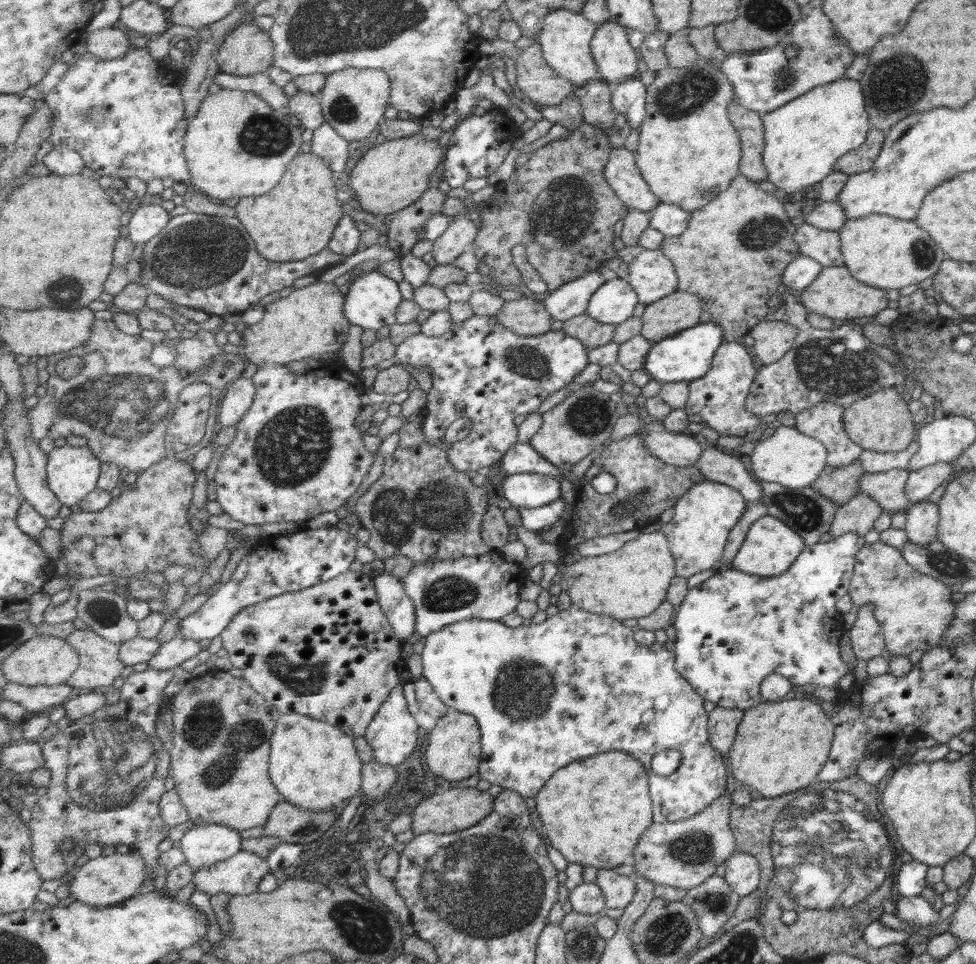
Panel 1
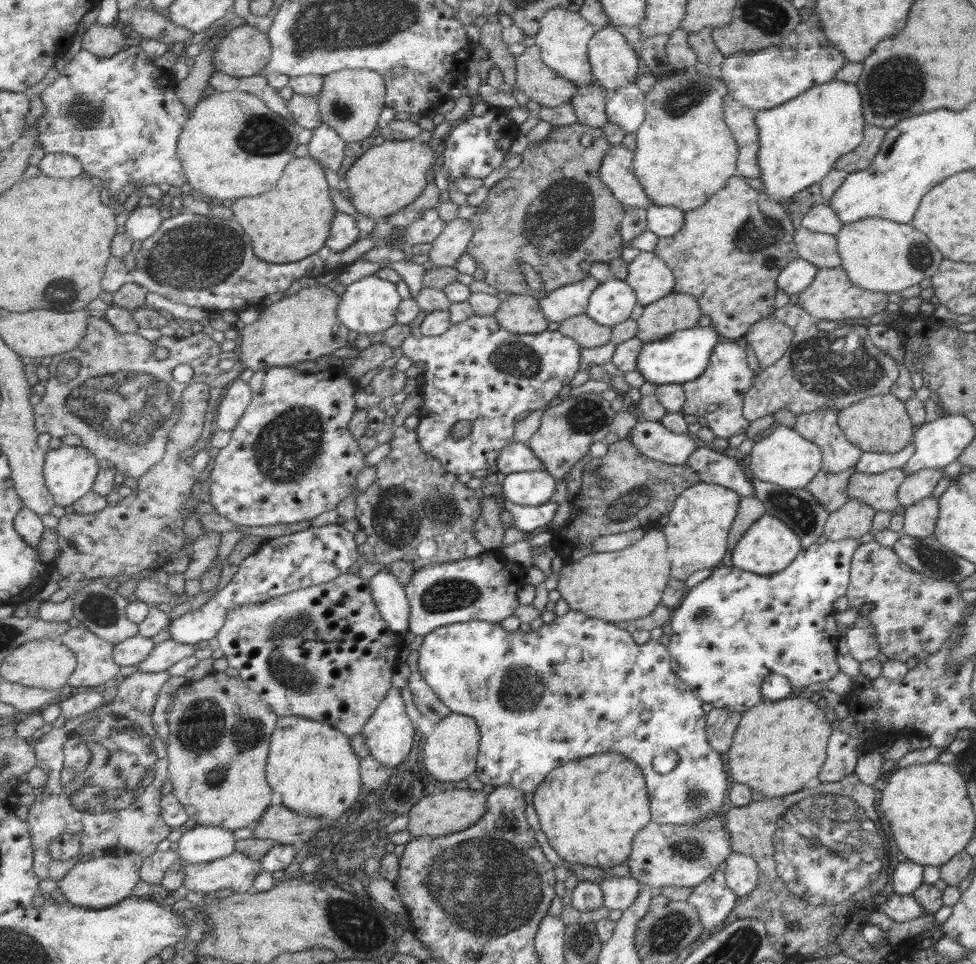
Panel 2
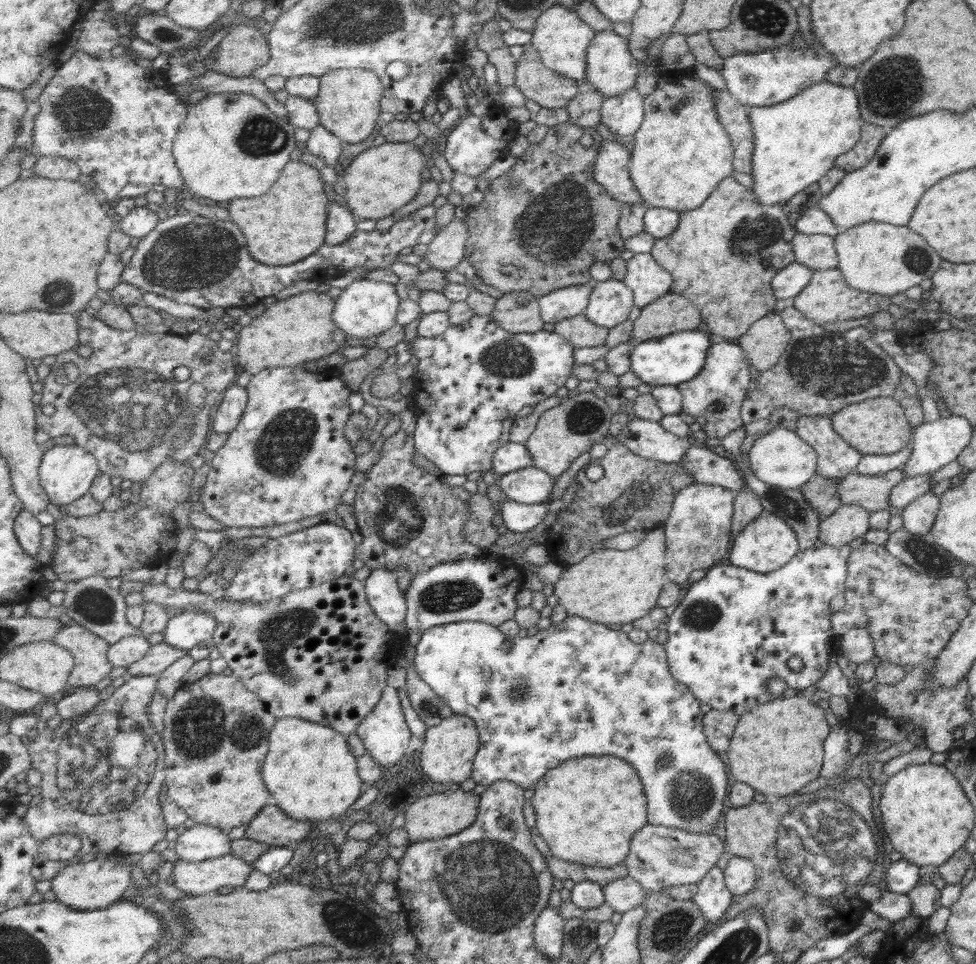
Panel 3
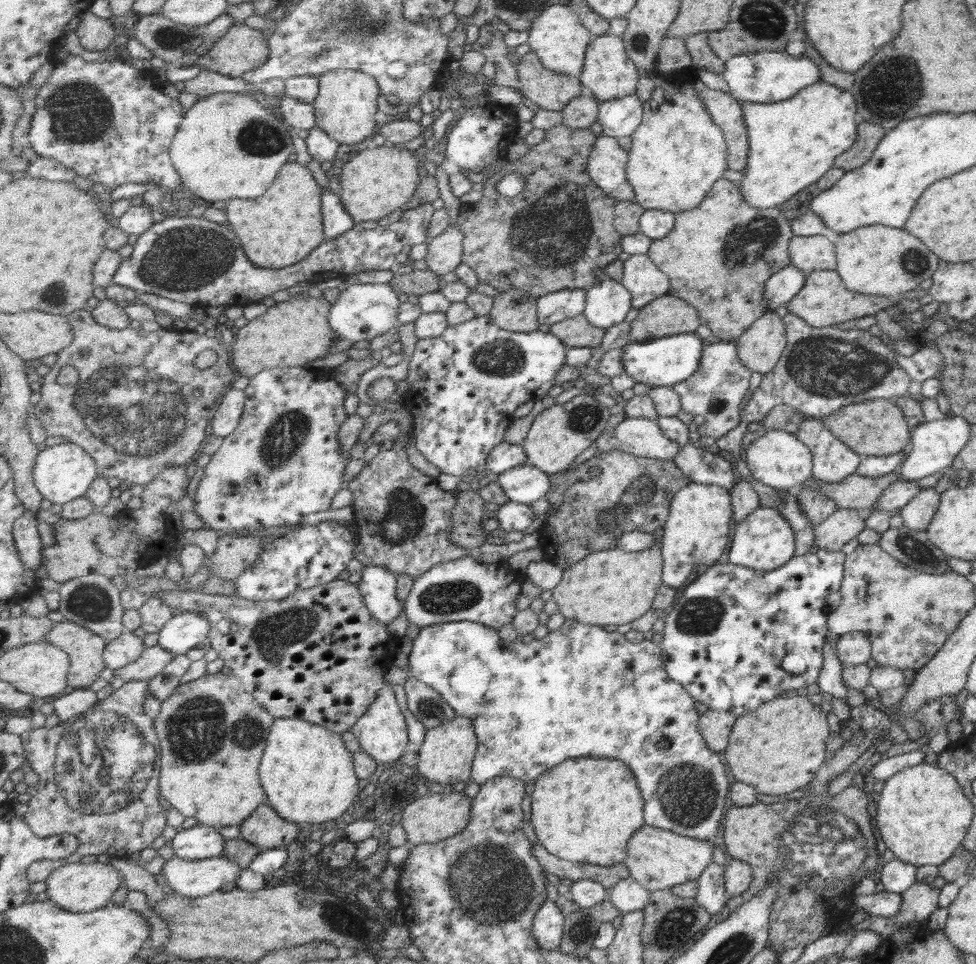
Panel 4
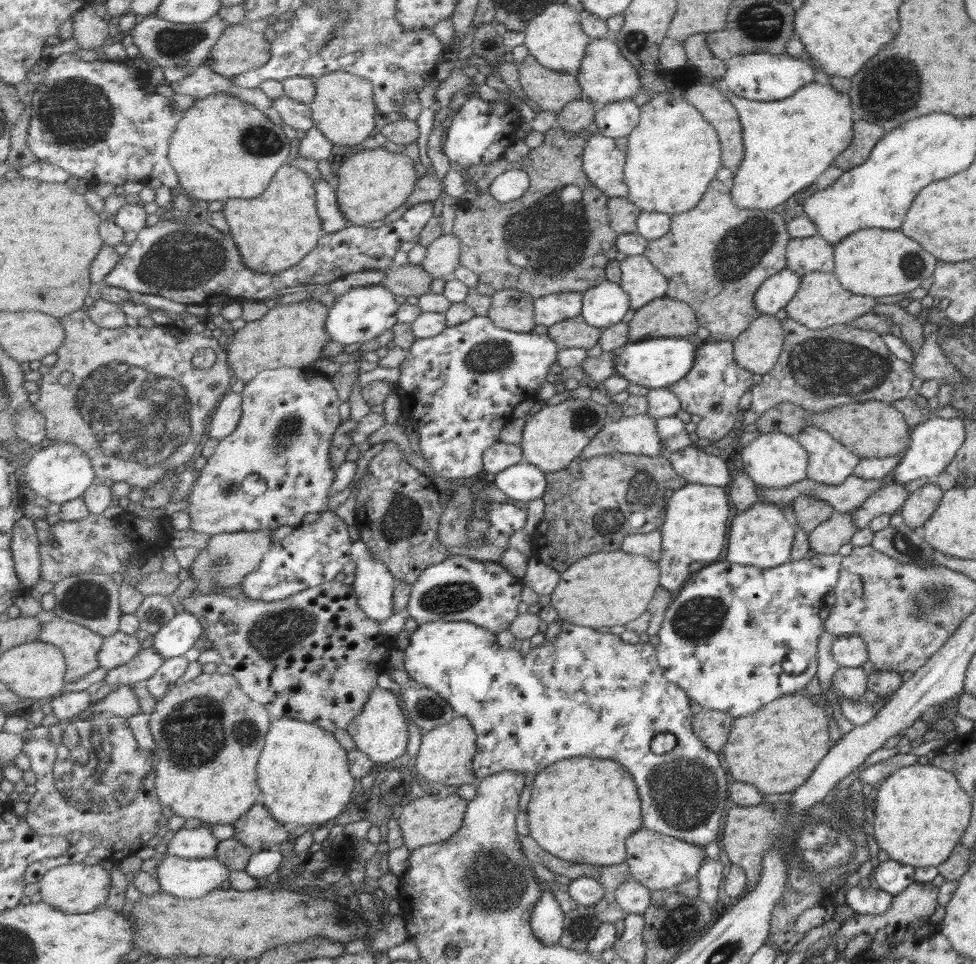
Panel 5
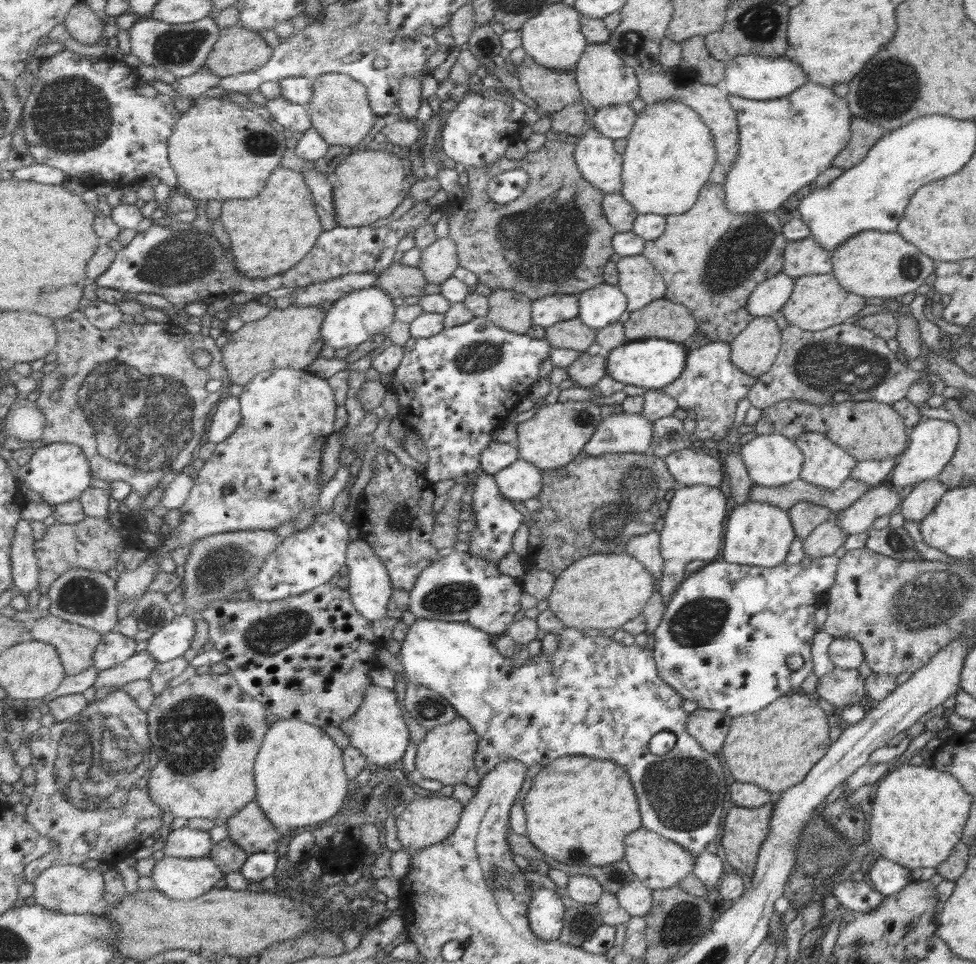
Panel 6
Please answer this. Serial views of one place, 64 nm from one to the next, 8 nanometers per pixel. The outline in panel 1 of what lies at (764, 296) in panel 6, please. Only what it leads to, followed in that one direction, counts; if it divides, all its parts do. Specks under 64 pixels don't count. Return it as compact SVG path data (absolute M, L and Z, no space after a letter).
M799 254L785 266L782 273L782 284L787 291L797 294L810 286L821 270L822 266L813 258Z

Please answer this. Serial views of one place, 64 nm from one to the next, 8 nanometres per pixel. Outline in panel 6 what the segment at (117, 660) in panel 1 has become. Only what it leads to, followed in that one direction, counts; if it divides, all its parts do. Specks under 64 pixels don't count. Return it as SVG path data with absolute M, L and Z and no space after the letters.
M51 614L33 619L31 630L31 639L51 643L58 648L66 677L82 674L96 664L94 655L103 642L98 631Z

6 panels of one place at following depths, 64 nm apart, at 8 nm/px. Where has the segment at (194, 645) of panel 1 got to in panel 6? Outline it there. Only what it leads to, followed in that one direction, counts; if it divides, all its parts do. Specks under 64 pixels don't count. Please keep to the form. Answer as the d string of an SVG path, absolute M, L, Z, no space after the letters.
M146 649L113 669L103 670L97 677L96 689L105 686L121 688L135 680L148 680L159 664L160 661Z

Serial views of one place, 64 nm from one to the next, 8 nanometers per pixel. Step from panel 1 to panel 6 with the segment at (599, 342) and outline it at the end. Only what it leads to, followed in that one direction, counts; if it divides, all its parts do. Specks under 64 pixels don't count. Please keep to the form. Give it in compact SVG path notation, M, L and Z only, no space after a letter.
M581 317L563 321L545 329L545 336L554 348L579 350L585 353L597 343L598 329L587 326Z

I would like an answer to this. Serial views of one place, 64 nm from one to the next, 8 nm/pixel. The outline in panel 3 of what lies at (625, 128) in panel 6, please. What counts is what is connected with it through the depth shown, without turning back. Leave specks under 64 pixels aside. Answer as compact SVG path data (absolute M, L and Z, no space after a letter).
M634 87L621 95L607 96L601 110L601 122L621 138L634 135L645 120L644 100Z

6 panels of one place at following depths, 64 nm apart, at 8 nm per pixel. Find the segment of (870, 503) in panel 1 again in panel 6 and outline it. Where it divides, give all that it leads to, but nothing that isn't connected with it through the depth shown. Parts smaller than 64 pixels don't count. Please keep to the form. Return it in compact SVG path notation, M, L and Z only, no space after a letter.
M827 519L802 540L801 549L804 555L810 557L810 560L831 556L839 546L843 545L848 535L837 523L833 523L833 519Z

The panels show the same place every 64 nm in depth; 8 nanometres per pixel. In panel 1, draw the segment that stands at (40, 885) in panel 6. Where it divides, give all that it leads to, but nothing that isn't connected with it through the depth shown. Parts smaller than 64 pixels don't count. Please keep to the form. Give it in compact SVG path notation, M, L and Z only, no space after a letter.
M130 850L126 854L99 855L89 859L85 864L75 869L73 880L68 882L69 892L76 900L93 906L116 905L127 901L139 892L141 884L147 880L147 866L138 851Z

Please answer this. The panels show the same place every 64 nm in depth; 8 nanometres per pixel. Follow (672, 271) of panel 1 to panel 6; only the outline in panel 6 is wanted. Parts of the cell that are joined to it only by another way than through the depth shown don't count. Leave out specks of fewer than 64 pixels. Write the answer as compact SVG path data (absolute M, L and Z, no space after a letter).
M644 254L620 257L617 268L620 273L618 286L627 295L630 314L665 298L668 293L666 279Z

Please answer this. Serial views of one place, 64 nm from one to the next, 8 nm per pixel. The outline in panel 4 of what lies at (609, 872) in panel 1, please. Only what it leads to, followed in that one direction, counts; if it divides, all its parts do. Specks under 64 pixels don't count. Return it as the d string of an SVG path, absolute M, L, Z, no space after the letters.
M630 876L612 886L609 900L622 914L645 910L650 902L650 890Z

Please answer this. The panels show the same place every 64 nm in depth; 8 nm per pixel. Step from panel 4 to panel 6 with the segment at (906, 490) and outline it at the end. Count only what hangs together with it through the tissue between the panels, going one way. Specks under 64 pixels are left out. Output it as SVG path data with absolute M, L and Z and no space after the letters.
M879 484L865 490L855 502L835 511L829 519L847 534L859 534L871 528L874 519L897 511L902 499L895 487Z

